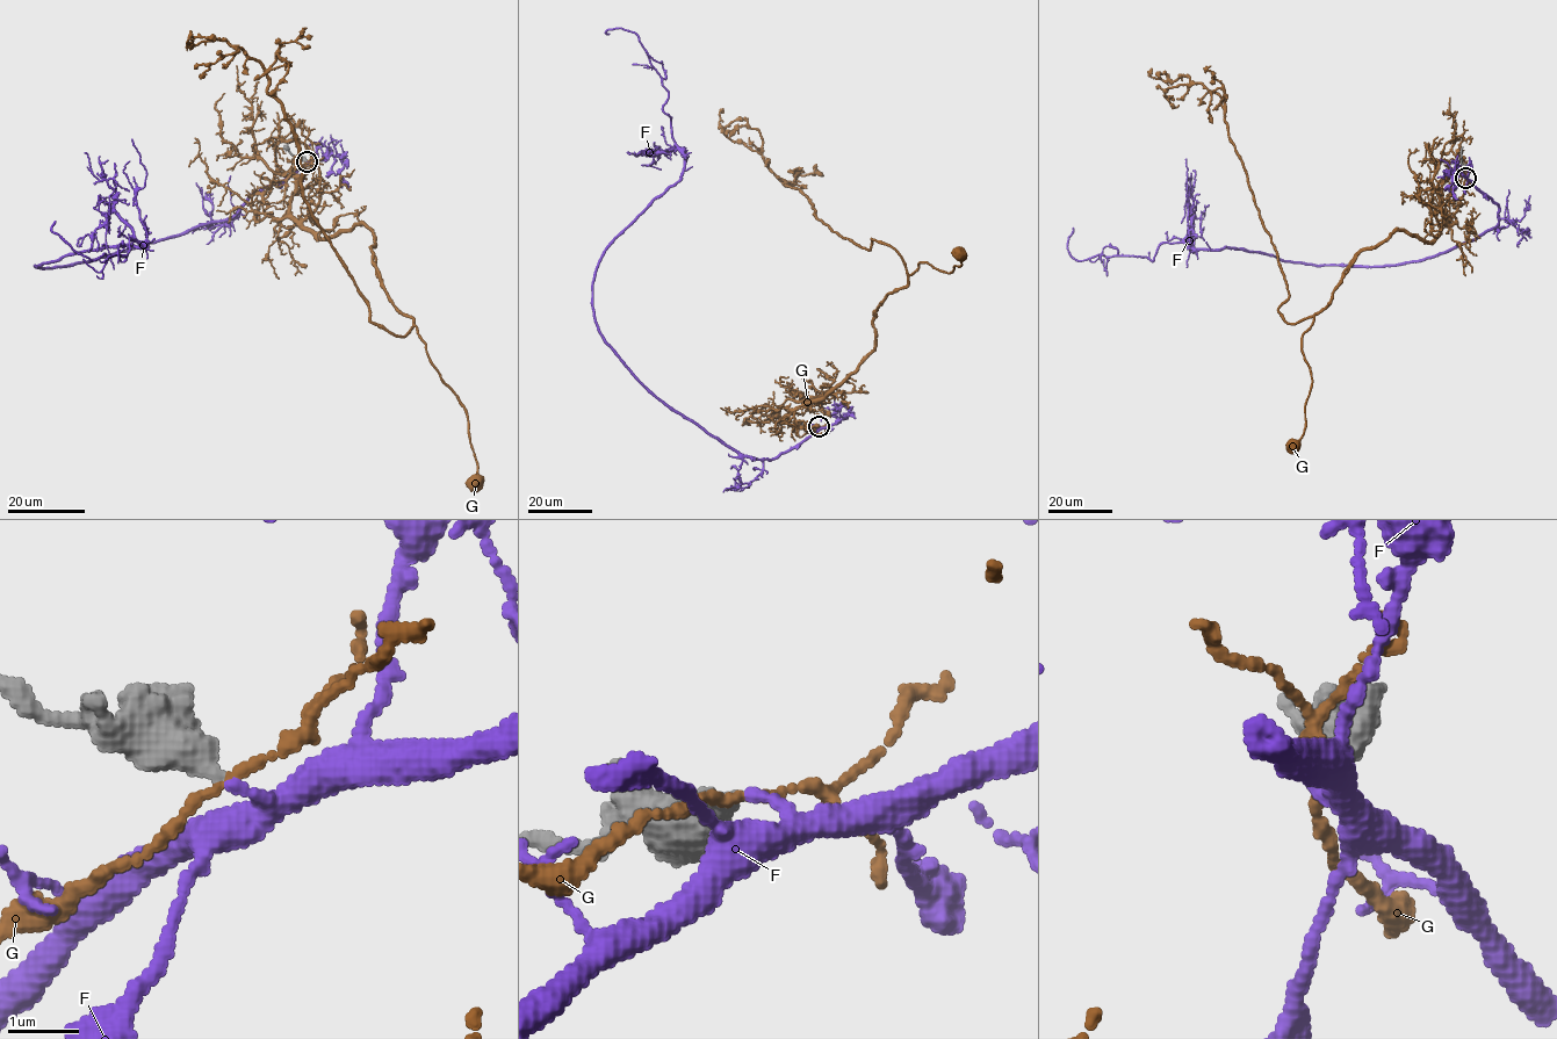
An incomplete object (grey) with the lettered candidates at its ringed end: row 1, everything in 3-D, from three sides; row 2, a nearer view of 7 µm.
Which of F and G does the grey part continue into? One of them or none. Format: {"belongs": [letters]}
{"belongs": ["F"]}

